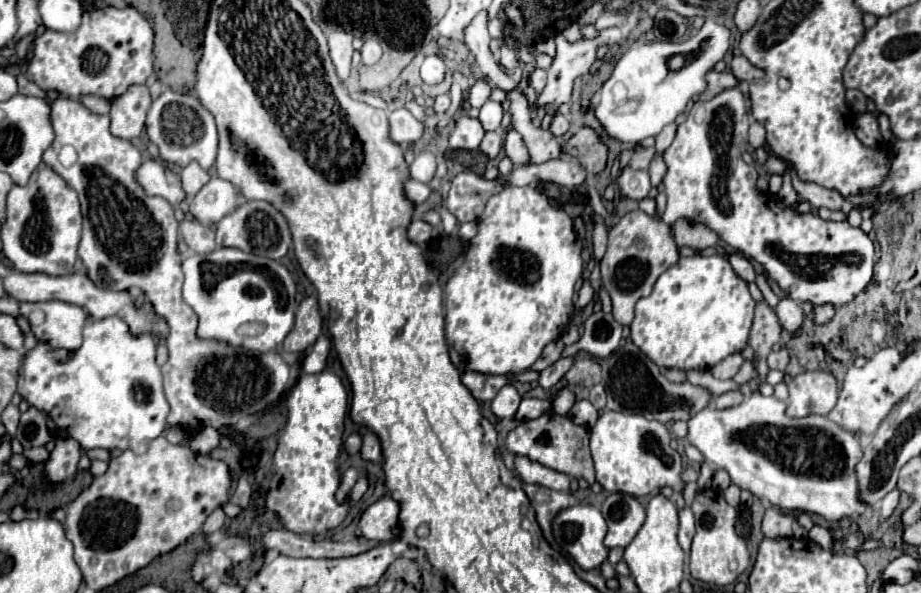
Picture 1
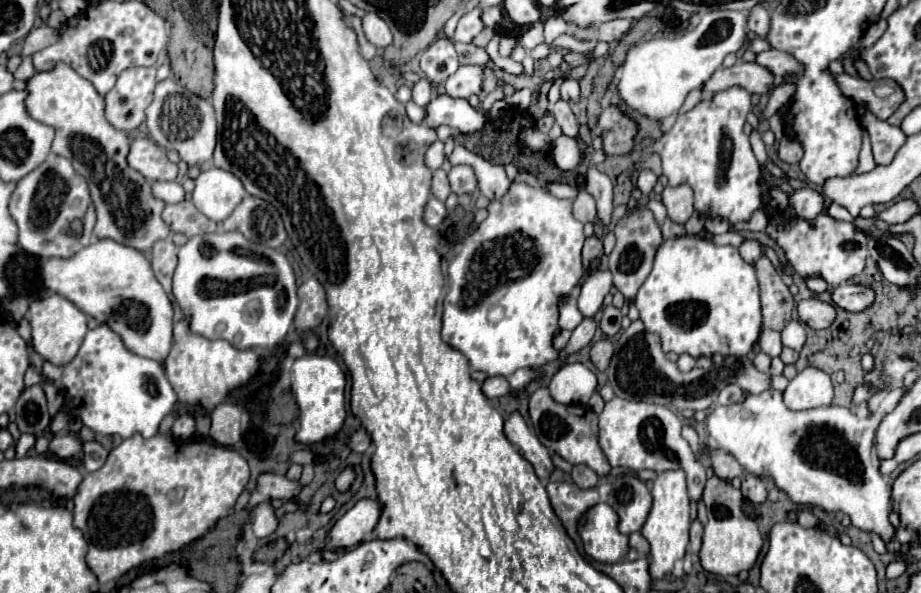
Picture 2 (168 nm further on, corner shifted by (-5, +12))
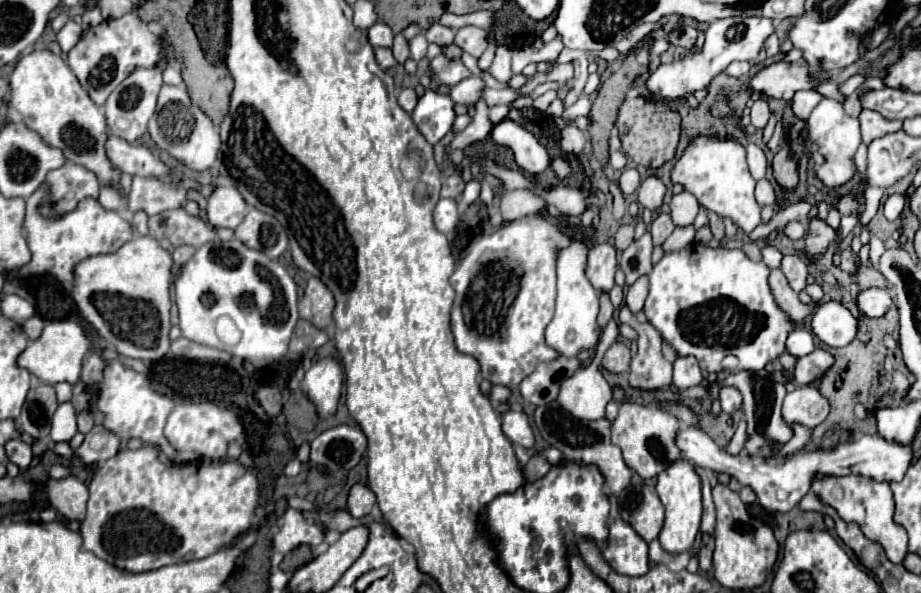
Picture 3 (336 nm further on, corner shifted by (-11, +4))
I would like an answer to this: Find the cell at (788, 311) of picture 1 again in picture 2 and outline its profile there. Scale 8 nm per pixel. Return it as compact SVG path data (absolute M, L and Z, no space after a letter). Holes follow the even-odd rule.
M814 297L800 301L796 305L796 311L798 311L800 321L806 323L808 327L812 327L812 329L826 329L836 317L836 311L834 311L832 305L822 303Z

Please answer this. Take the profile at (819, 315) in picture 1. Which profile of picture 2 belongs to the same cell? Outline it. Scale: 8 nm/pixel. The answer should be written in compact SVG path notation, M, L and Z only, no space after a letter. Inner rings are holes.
M840 285L832 289L832 301L834 305L846 309L846 311L864 311L874 299L872 289L862 285Z

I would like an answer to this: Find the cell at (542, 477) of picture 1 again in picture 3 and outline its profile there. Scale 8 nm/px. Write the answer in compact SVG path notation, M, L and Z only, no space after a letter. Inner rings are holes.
M508 409L504 415L504 435L512 443L520 443L522 447L534 447L534 435L528 423L528 415L518 409Z

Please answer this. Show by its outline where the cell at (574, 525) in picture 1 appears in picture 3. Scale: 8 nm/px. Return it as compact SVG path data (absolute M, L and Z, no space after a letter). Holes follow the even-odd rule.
M624 521L610 525L610 539L602 545L602 557L620 575L640 577L650 569L648 543Z

